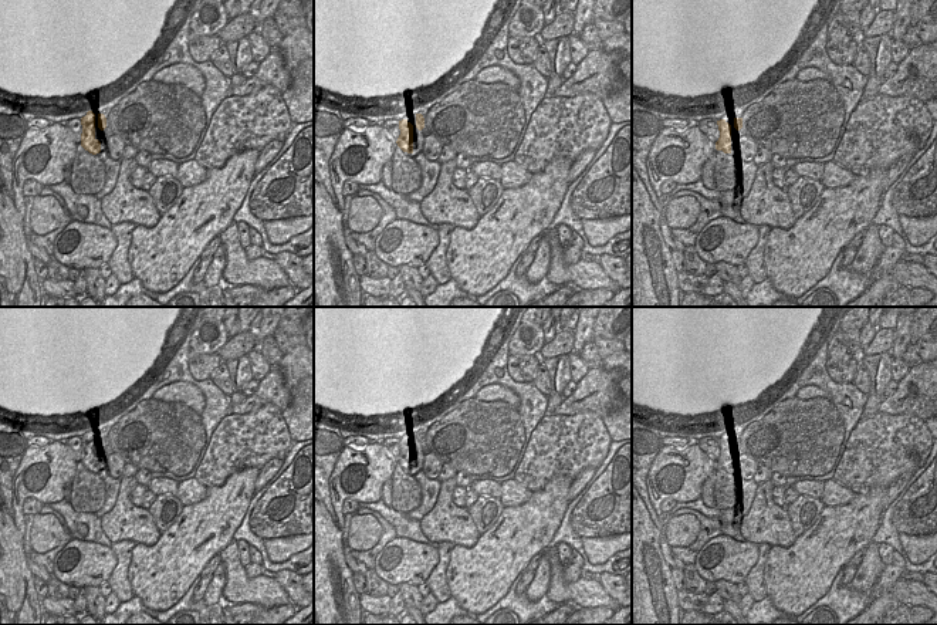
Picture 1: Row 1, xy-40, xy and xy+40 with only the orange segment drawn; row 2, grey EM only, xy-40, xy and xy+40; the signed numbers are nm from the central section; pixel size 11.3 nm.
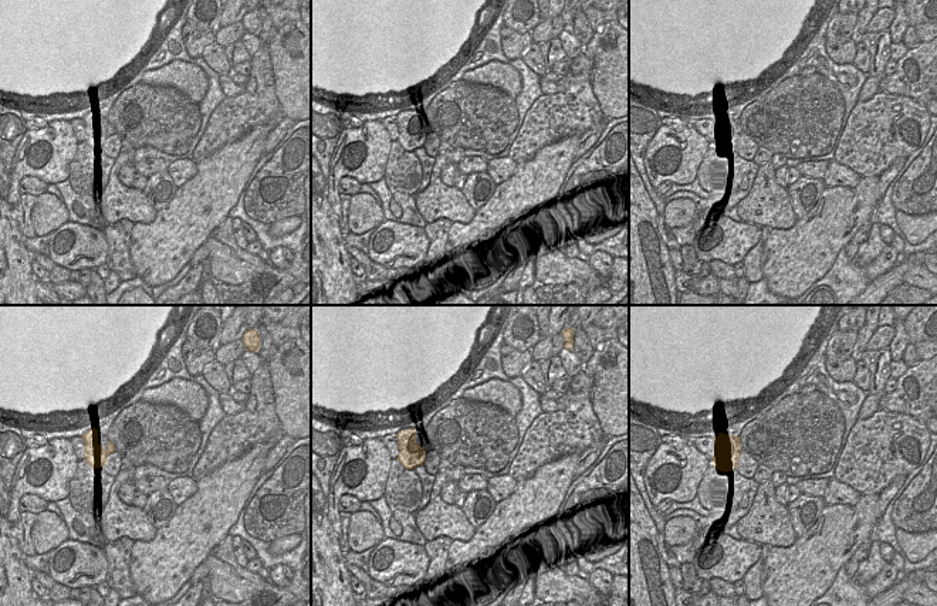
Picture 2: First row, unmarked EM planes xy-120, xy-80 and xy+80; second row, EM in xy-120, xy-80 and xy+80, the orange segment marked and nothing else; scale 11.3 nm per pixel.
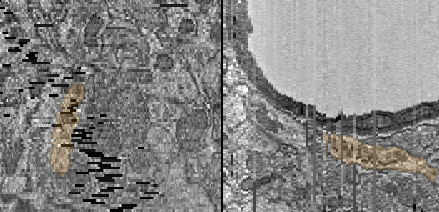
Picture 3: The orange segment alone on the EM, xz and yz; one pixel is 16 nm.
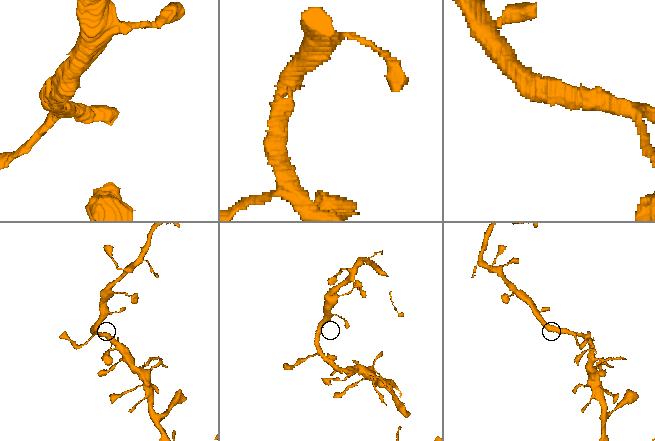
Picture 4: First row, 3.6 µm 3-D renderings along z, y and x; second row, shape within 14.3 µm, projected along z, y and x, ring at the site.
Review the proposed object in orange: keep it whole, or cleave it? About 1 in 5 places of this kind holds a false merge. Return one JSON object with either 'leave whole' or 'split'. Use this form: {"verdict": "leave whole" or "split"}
{"verdict": "leave whole"}

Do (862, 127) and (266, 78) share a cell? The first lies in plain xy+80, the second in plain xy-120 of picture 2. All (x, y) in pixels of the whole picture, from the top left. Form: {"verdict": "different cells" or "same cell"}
{"verdict": "same cell"}

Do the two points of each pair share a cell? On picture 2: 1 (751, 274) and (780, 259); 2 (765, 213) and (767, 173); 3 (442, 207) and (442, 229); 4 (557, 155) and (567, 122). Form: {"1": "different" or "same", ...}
{"1": "different", "2": "same", "3": "different", "4": "different"}

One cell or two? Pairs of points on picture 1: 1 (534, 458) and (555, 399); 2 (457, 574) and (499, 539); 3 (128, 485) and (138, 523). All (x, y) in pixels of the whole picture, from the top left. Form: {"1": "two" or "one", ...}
{"1": "two", "2": "one", "3": "one"}

